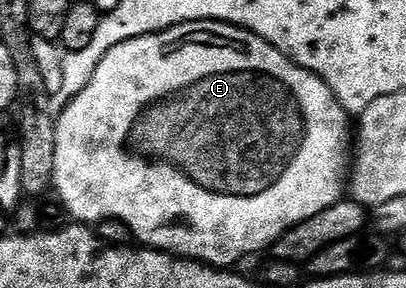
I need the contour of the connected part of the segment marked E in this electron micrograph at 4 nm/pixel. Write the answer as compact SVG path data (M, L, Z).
M215 19L178 23L167 31L142 35L109 49L97 65L87 88L58 112L55 132L57 153L53 191L59 194L68 213L75 218L72 220L83 225L98 225L104 219L121 219L129 225L140 244L220 269L234 268L238 259L255 255L266 247L268 250L293 225L309 221L309 217L317 217L317 213L338 203L344 198L349 183L349 164L353 159L352 120L327 82L320 75L298 67L288 55L282 55L254 31L245 31L242 27L219 23Z

